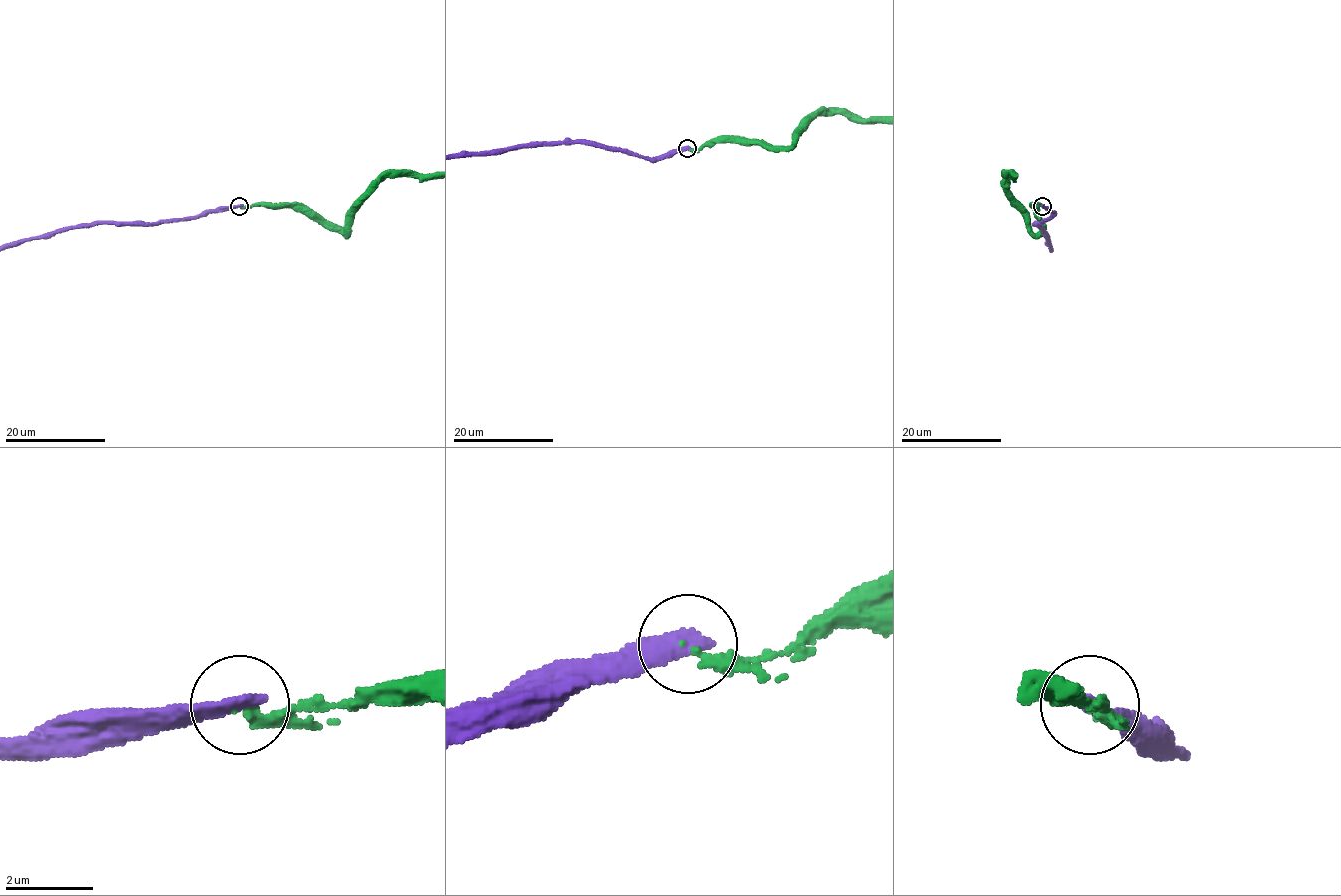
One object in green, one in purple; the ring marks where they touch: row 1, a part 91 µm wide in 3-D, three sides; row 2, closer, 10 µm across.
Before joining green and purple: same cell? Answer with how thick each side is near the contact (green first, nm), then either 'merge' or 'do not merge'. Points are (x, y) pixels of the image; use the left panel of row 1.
calibres 180 and 440 nm; do not merge

